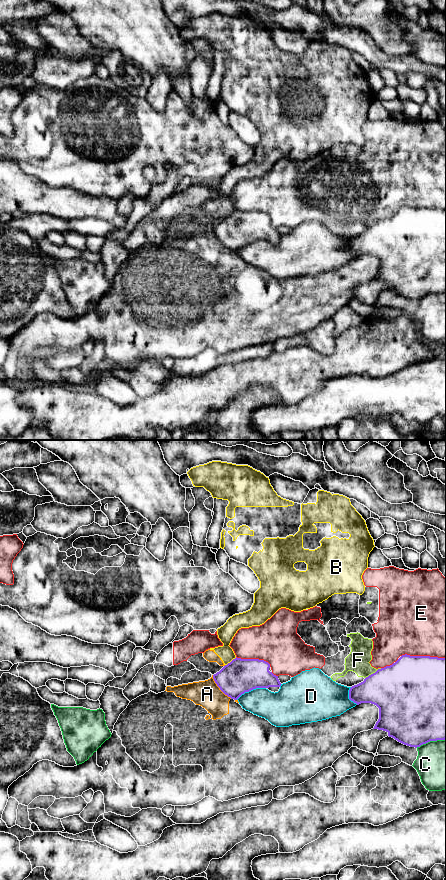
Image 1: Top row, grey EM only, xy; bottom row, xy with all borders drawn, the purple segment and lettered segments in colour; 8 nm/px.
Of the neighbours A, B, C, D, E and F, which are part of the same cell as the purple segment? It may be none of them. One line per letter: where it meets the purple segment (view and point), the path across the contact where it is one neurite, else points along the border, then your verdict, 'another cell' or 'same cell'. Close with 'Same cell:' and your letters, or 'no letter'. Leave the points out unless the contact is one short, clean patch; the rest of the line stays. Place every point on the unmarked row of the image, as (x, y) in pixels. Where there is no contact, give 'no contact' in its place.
A: contact xy (219, 239); another cell
B: contact xy (231, 213); border xy (236, 209), (225, 217); another cell
C: contact xy (430, 292); another cell
D: contact xy (250, 242); another cell
E: contact xy (423, 208); another cell
F: contact xy (373, 225); another cell
Same cell: no letter

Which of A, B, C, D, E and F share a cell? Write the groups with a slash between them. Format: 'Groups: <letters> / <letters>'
Groups: A B / C / D / E F

